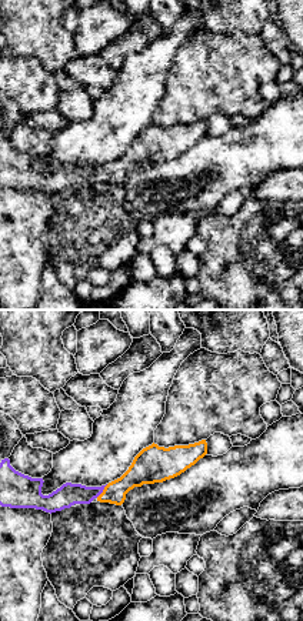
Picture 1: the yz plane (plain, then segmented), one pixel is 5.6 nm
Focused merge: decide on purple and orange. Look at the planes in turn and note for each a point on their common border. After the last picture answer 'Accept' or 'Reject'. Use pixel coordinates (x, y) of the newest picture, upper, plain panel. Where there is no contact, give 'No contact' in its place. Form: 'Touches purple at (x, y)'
Touches purple at (102, 172)

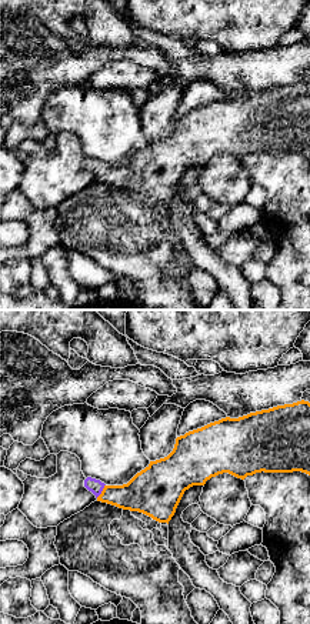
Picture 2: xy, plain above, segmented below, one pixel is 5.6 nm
Touches purple at (102, 170)

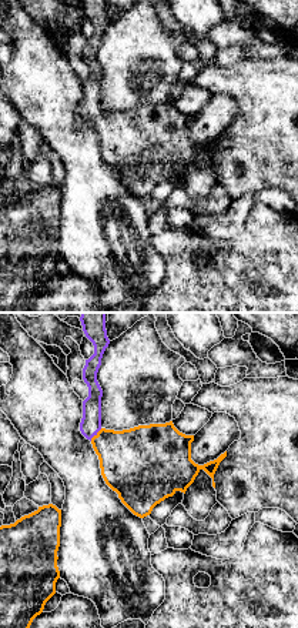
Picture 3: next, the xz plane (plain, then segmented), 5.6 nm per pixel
Touches purple at (96, 114)

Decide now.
Accept

